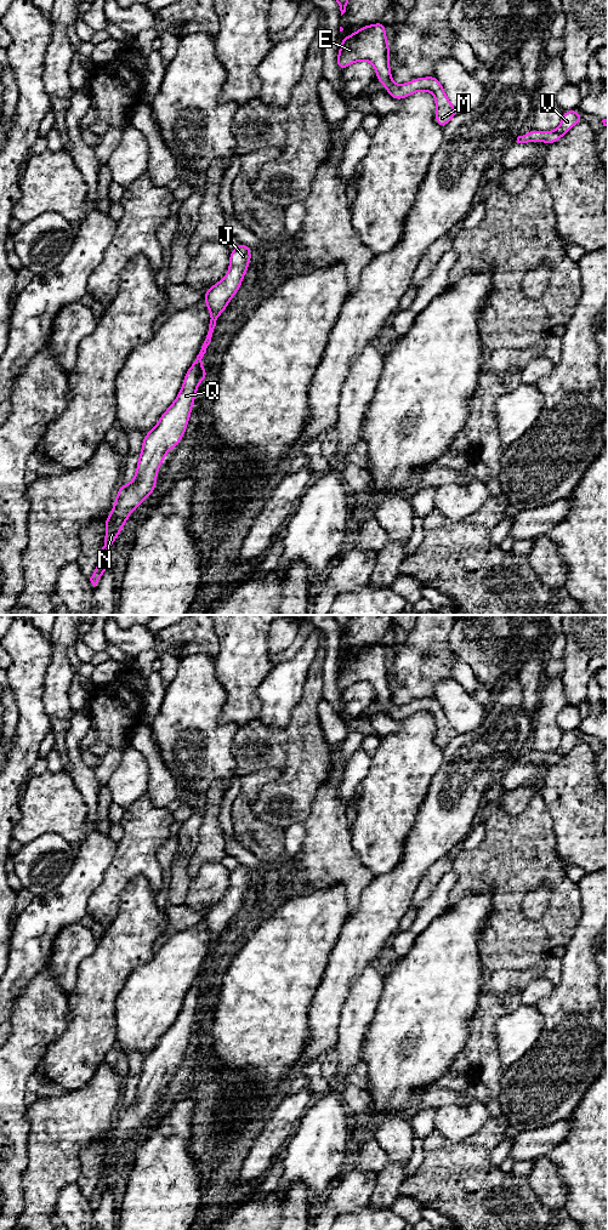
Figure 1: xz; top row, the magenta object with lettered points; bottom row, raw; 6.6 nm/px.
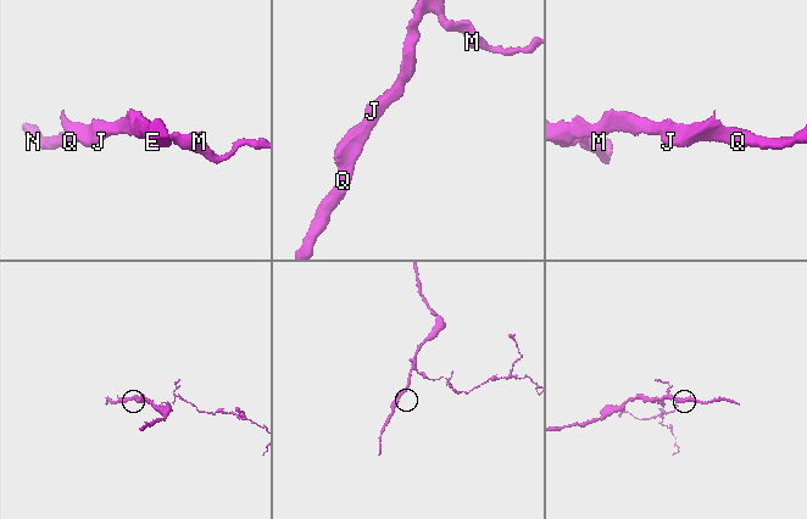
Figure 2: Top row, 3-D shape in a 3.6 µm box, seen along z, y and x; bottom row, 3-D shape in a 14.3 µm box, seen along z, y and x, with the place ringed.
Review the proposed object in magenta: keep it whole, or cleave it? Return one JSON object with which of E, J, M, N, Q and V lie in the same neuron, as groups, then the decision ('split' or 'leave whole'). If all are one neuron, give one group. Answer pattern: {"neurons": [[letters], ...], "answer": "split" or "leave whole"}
{"neurons": [["E", "J", "M", "N", "Q", "V"]], "answer": "leave whole"}

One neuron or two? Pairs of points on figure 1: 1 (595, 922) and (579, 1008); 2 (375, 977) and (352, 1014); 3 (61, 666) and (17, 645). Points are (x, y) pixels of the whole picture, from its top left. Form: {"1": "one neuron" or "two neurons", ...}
{"1": "one neuron", "2": "one neuron", "3": "two neurons"}

